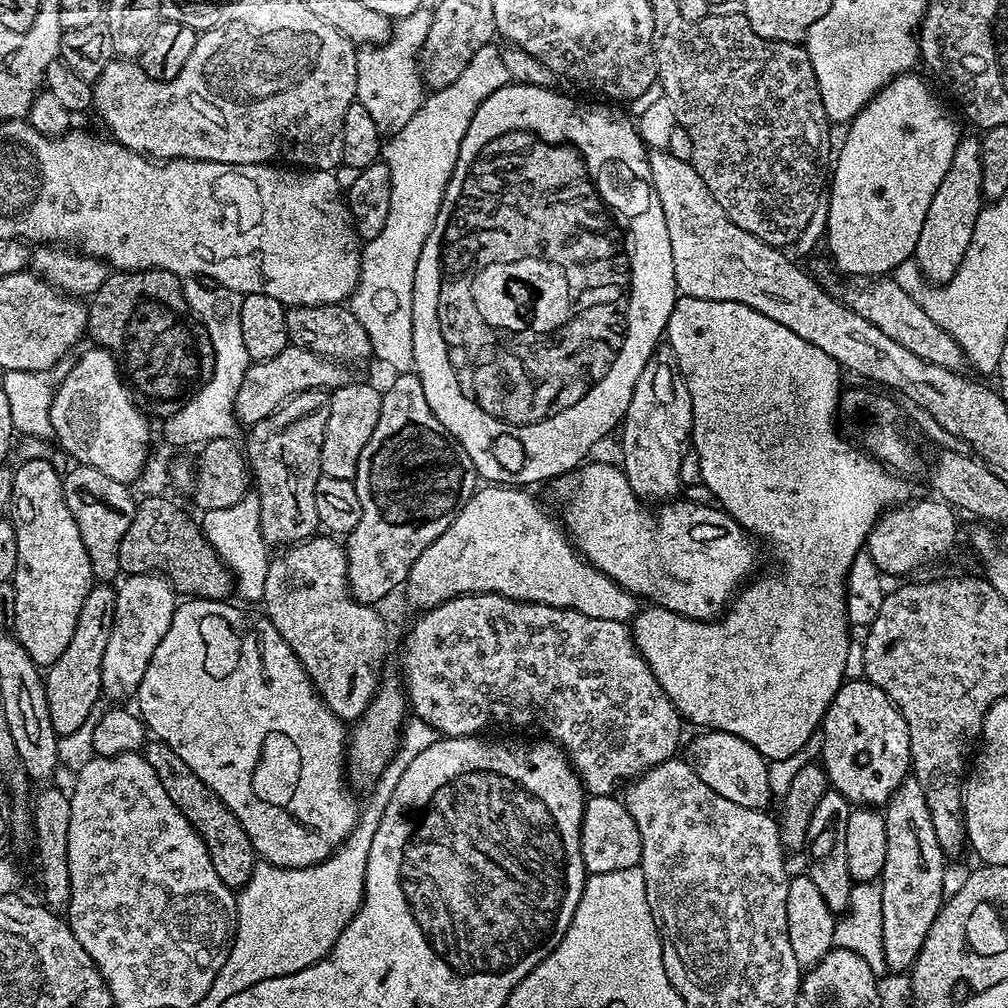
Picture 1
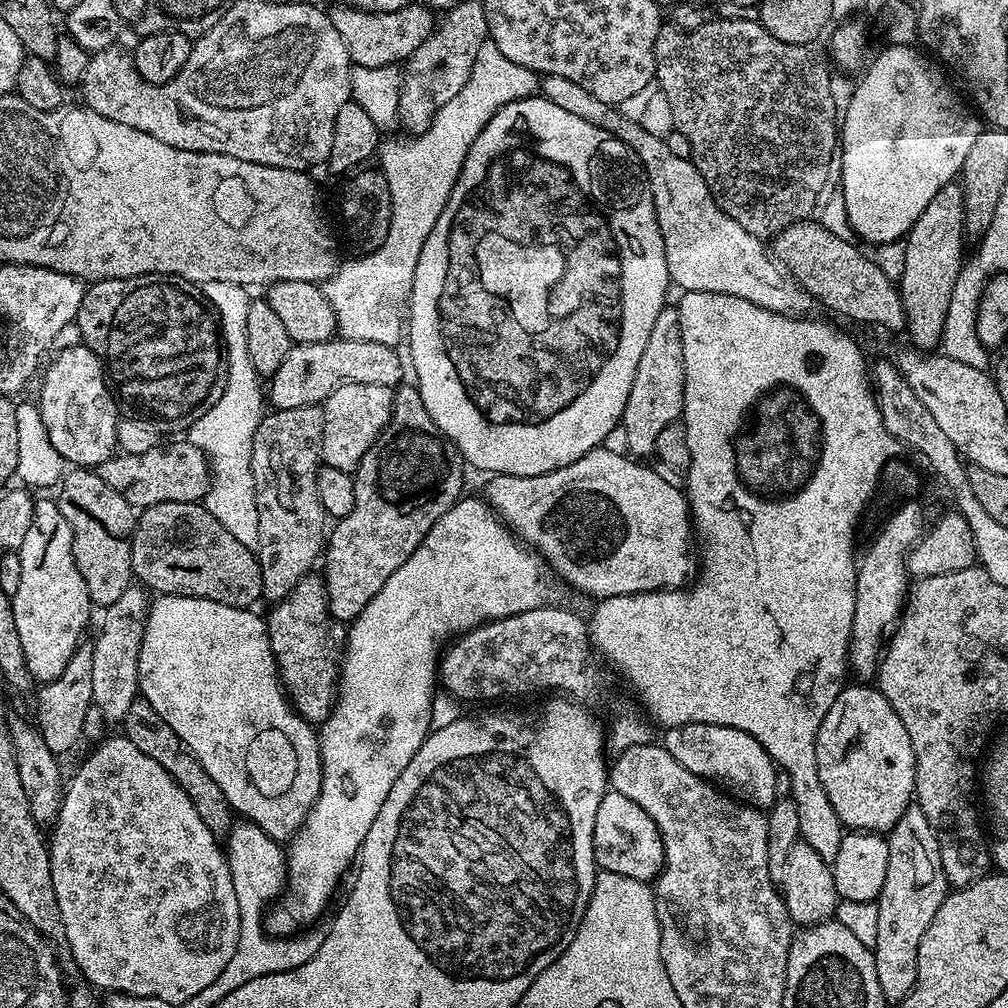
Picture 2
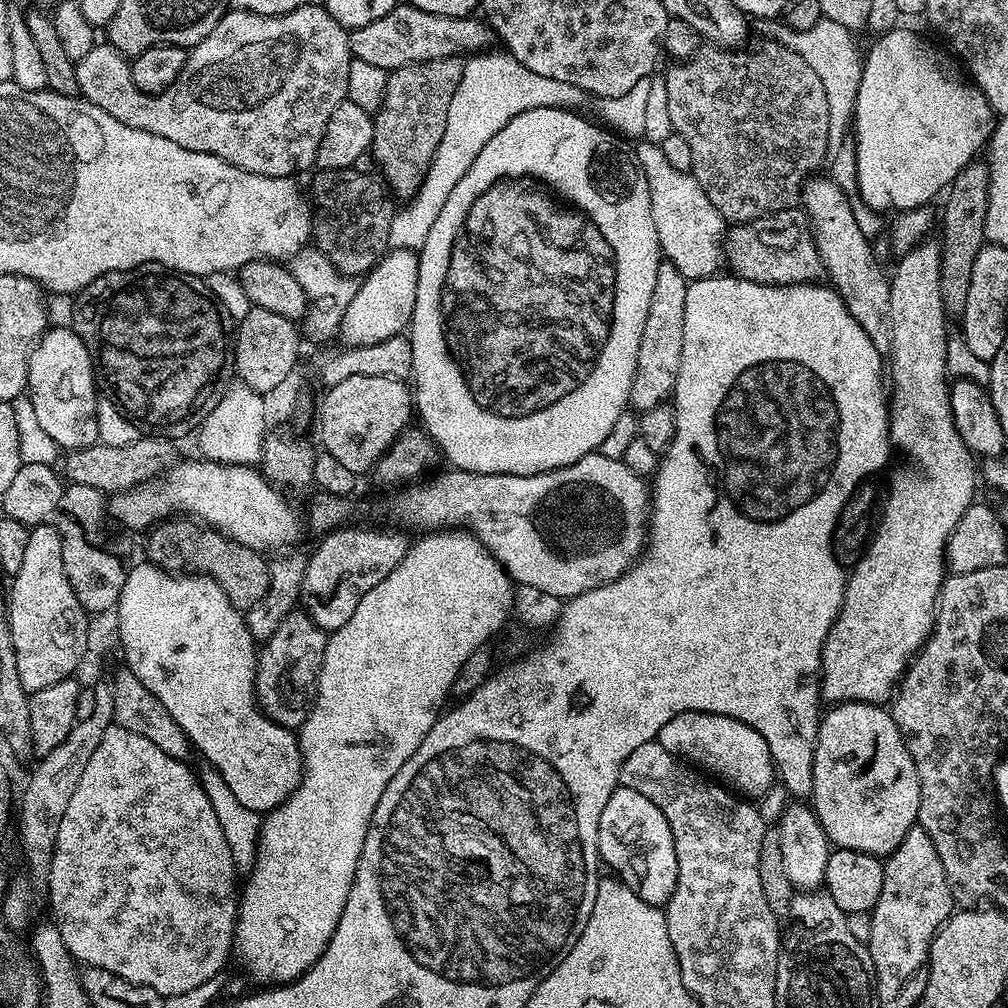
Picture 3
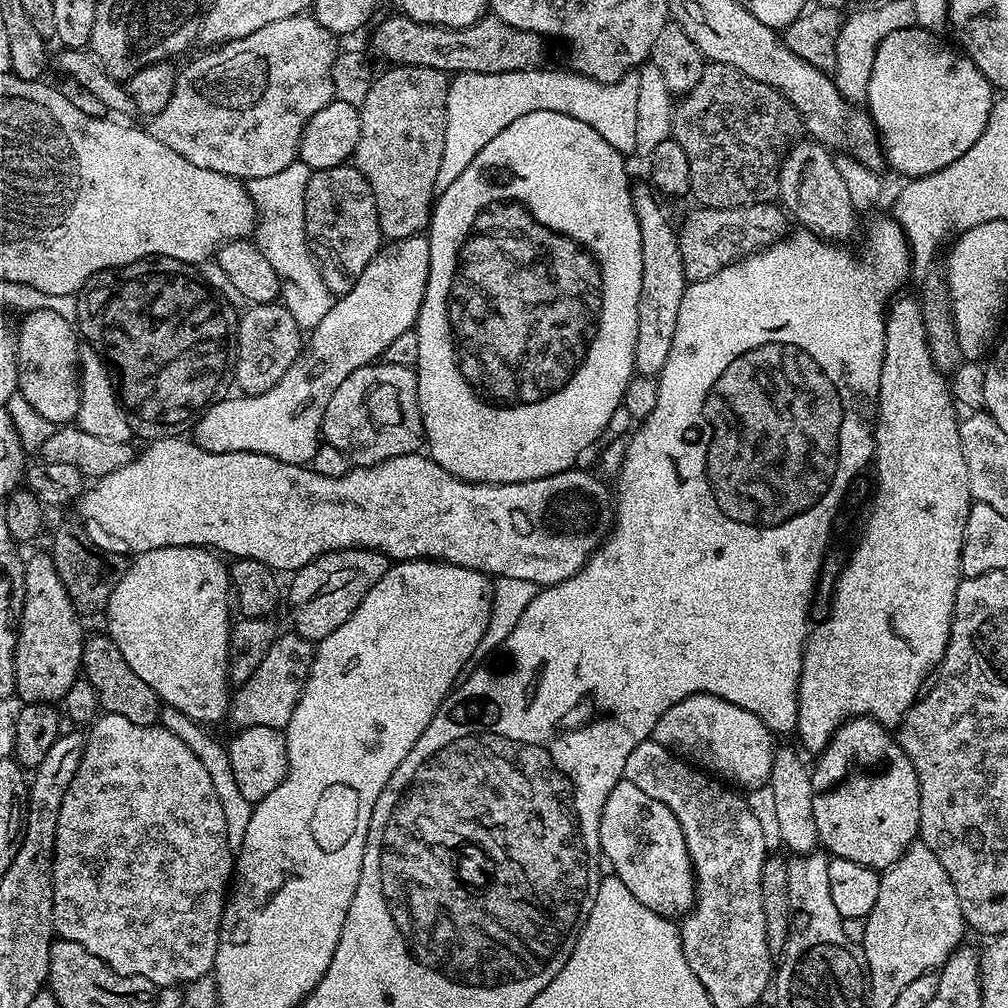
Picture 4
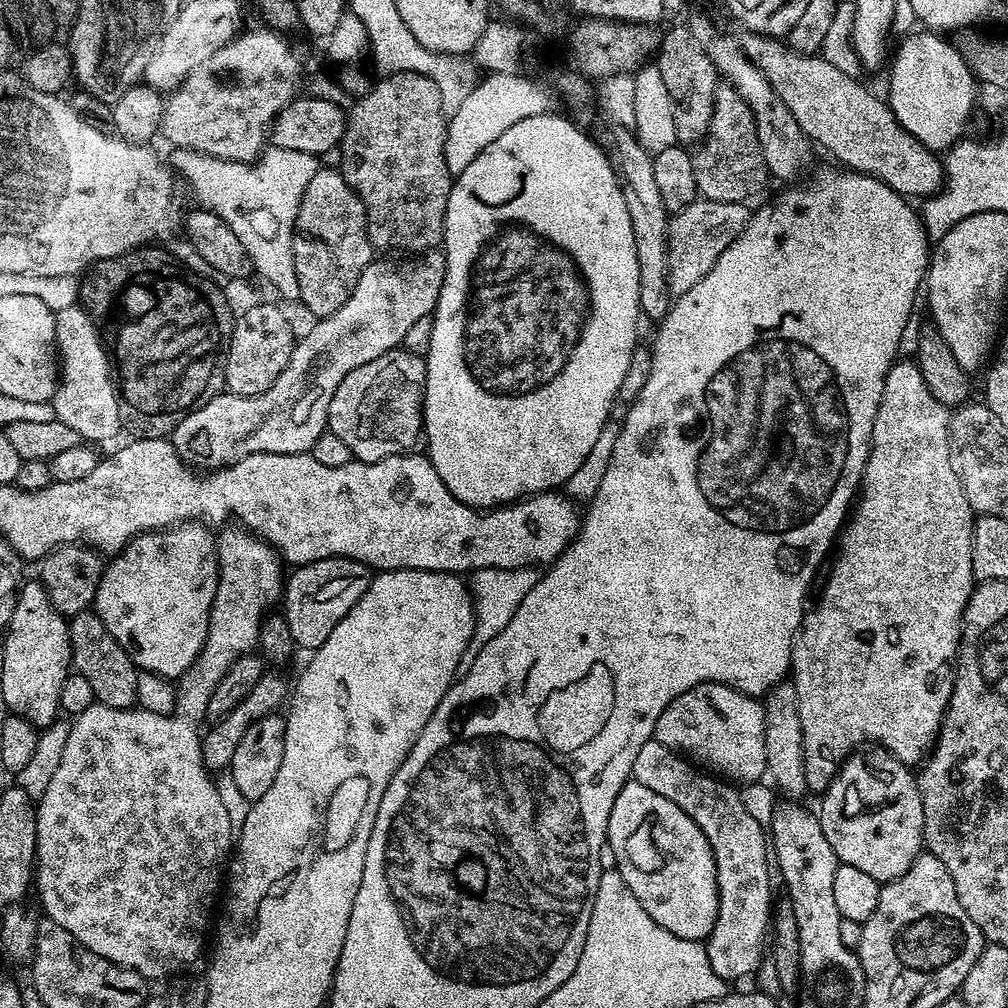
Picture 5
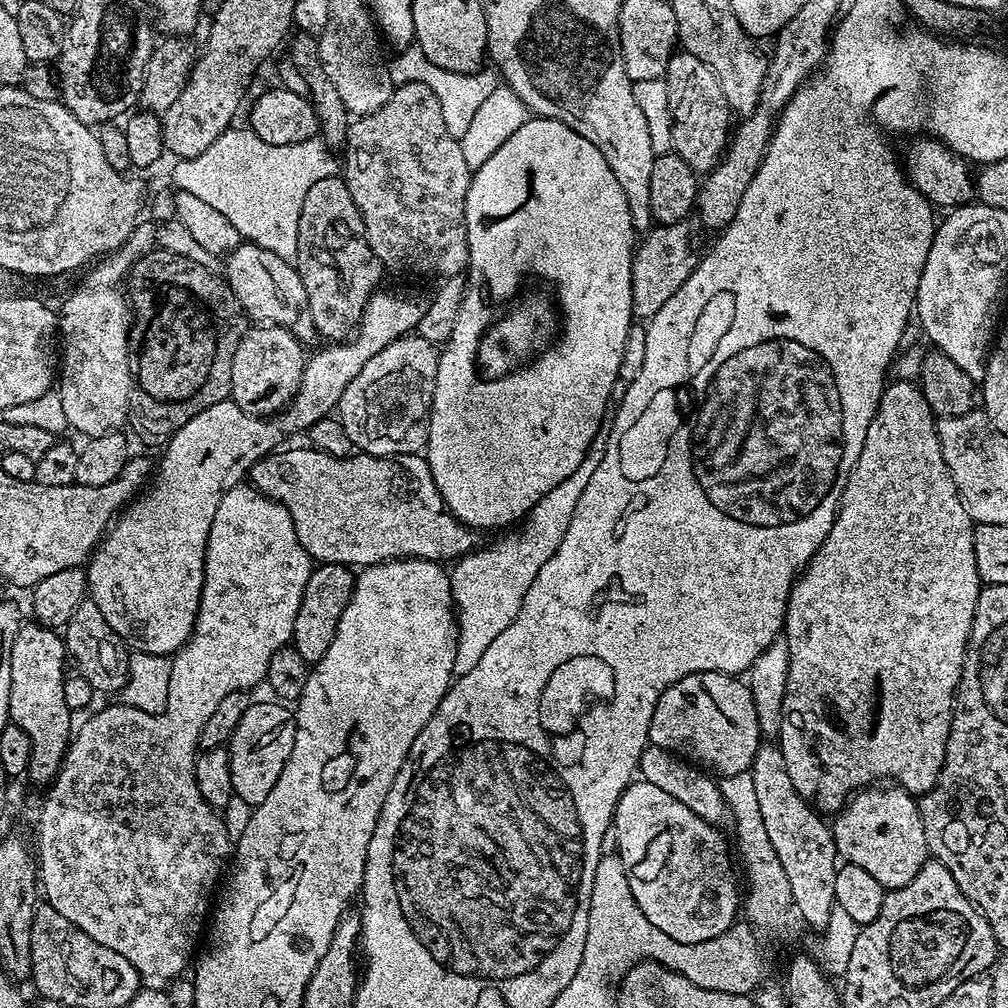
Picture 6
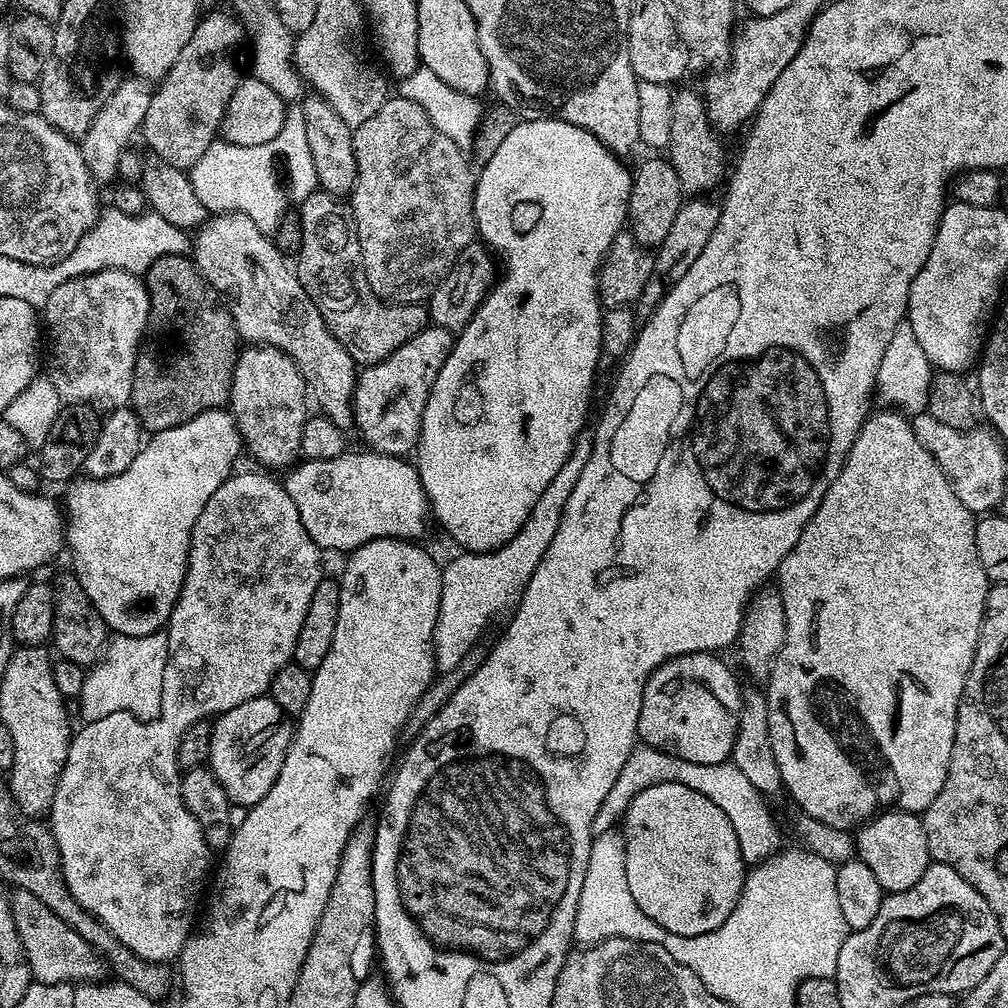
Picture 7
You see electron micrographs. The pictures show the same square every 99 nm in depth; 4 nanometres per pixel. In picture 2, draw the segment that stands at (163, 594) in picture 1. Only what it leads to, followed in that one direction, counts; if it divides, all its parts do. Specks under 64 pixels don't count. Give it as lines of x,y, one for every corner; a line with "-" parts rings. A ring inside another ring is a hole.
133,586
126,590
126,594
121,594
118,602
103,609
104,621
101,622
100,633
92,644
94,654
92,702
95,708
102,710
105,721
123,721
130,706
138,699
140,691
138,654
142,650
142,638
148,621
149,607
149,593
143,587

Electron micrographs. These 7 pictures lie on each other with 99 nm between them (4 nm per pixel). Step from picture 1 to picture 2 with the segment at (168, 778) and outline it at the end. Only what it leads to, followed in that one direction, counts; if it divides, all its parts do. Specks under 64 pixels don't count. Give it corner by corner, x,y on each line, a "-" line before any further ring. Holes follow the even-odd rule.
138,698
124,715
122,727
123,735
127,736
130,742
134,742
134,746
138,746
142,754
154,758
154,762
158,762
182,786
182,790
186,790
186,798
194,802
194,810
202,814
202,822
210,826
212,833
218,838
227,837
234,823
234,813
227,798
222,794
222,790
218,790
218,782
214,782
214,778
206,774
202,762
198,762
196,755
182,742
182,738
178,738
178,734
174,734
174,730
170,730
170,726
166,726
162,718
158,718
158,710
154,710
150,702

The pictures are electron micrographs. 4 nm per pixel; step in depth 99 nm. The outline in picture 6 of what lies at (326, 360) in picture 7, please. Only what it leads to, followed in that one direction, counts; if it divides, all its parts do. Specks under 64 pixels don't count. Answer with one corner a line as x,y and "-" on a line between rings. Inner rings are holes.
242,242
228,253
223,264
222,275
247,319
249,316
252,322
260,326
285,328
301,342
317,339
318,333
306,298
306,286
302,286
302,278
289,261
262,246

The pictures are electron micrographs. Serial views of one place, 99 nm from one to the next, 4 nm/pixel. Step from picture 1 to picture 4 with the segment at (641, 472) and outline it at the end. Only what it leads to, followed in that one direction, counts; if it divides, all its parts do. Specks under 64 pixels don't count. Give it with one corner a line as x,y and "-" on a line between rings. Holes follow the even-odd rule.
651,183
631,185
632,209
642,230
642,294
638,294
638,342
634,342
635,371
642,376
659,377
670,346
674,346
674,326
678,326
678,310
686,287
683,254
677,229
668,225

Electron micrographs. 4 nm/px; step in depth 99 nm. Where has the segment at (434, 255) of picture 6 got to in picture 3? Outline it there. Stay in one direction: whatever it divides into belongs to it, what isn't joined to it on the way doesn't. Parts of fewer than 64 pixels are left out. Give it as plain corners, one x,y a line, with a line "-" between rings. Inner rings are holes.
458,56
438,58
430,62
418,62
410,66
402,66
389,71
386,82
386,94
382,98
382,106
374,114
372,122
371,159
376,159
379,175
388,185
391,195
399,198
410,198
422,186
426,178
426,170
430,170
430,162
438,150
438,142
442,142
442,134
446,130
446,114
450,101
454,99
454,90
458,90
458,82
462,82
464,60

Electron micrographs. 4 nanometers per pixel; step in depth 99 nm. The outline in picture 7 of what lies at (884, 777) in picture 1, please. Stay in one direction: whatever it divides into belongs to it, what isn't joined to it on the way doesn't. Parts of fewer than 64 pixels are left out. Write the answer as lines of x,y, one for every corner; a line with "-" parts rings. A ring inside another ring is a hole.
885,810
872,817
855,833
854,848
859,859
874,870
874,878
883,886
885,893
910,890
922,874
926,874
932,855
928,849
928,839
924,821
915,812

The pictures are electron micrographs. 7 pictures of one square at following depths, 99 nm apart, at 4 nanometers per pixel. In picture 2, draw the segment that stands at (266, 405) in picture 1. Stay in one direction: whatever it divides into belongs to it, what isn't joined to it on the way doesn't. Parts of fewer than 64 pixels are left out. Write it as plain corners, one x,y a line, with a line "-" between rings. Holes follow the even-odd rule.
333,338
313,344
293,344
282,358
282,366
270,378
266,396
276,410
290,410
298,406
323,405
324,400
338,386
350,382
370,382
370,386
395,389
405,379
406,364
400,361
399,351
382,342
362,342

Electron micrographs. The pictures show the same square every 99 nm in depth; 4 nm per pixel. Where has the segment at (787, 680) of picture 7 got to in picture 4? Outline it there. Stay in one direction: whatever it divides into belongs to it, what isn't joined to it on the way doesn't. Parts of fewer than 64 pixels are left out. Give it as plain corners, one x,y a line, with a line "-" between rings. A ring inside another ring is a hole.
900,294
891,301
884,321
884,357
882,358
882,378
880,379
880,401
876,404
876,422
874,435
874,468
876,464
876,497
872,500
872,513
868,516
868,525
848,560
848,565
840,572
836,580
836,593
832,596
832,609
828,617
820,625
813,627
808,633
808,641
804,644
802,670
798,682
798,718
796,719
795,735
800,736
799,747
805,753
819,754
832,741
832,736
841,724
853,718
871,718
885,726
899,725
900,719
915,704
925,687
926,681
933,675
934,669
944,657
944,651
950,638
954,598
958,594
958,586
962,579
960,574
960,559
962,558
962,542
966,534
966,518
974,503
970,490
970,478
966,470
966,458
962,458
962,442
960,441
960,420
958,405
952,398
952,389
945,373
934,366
934,358
930,358
930,346
926,338
926,326
922,318
919,299
915,295

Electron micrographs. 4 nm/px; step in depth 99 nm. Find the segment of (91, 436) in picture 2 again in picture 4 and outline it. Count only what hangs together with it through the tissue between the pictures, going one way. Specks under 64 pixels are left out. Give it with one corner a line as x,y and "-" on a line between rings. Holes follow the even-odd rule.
34,310
27,313
21,320
24,321
18,324
18,331
16,333
16,350
20,370
19,395
24,396
26,402
30,402
30,406
34,406
34,410
38,410
38,414
42,414
42,418
46,418
53,426
71,425
76,419
78,406
80,405
80,349
82,347
81,341
76,341
76,332
72,329
72,326
74,326
73,321
62,318
62,314
54,314
54,310

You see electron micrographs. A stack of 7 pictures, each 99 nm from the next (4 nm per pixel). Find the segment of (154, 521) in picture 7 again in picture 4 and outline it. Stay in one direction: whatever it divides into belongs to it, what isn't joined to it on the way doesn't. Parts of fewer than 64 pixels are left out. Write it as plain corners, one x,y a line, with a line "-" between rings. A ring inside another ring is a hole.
427,235
385,243
370,266
362,270
362,278
333,303
330,314
310,332
300,357
282,374
279,382
257,396
235,394
229,400
217,399
210,403
195,421
191,439
202,450
214,454
257,452
282,462
307,465
320,449
320,427
334,390
338,390
354,370
379,361
386,346
390,346
398,334
415,329
429,274
-
166,546
158,550
139,553
133,560
136,561
125,570
124,577
121,580
119,577
112,585
112,593
106,609
106,617
108,616
107,635
112,637
112,641
118,646
118,650
122,650
122,658
126,658
126,662
130,662
130,670
134,670
134,674
138,674
138,678
142,678
142,682
146,682
146,686
150,686
150,690
154,690
154,694
159,696
167,707
182,710
182,714
186,714
191,720
209,722
208,720
221,719
223,721
230,703
228,649
233,626
233,621
228,620
228,604
230,608
229,565
215,551
207,548
193,548
192,546

